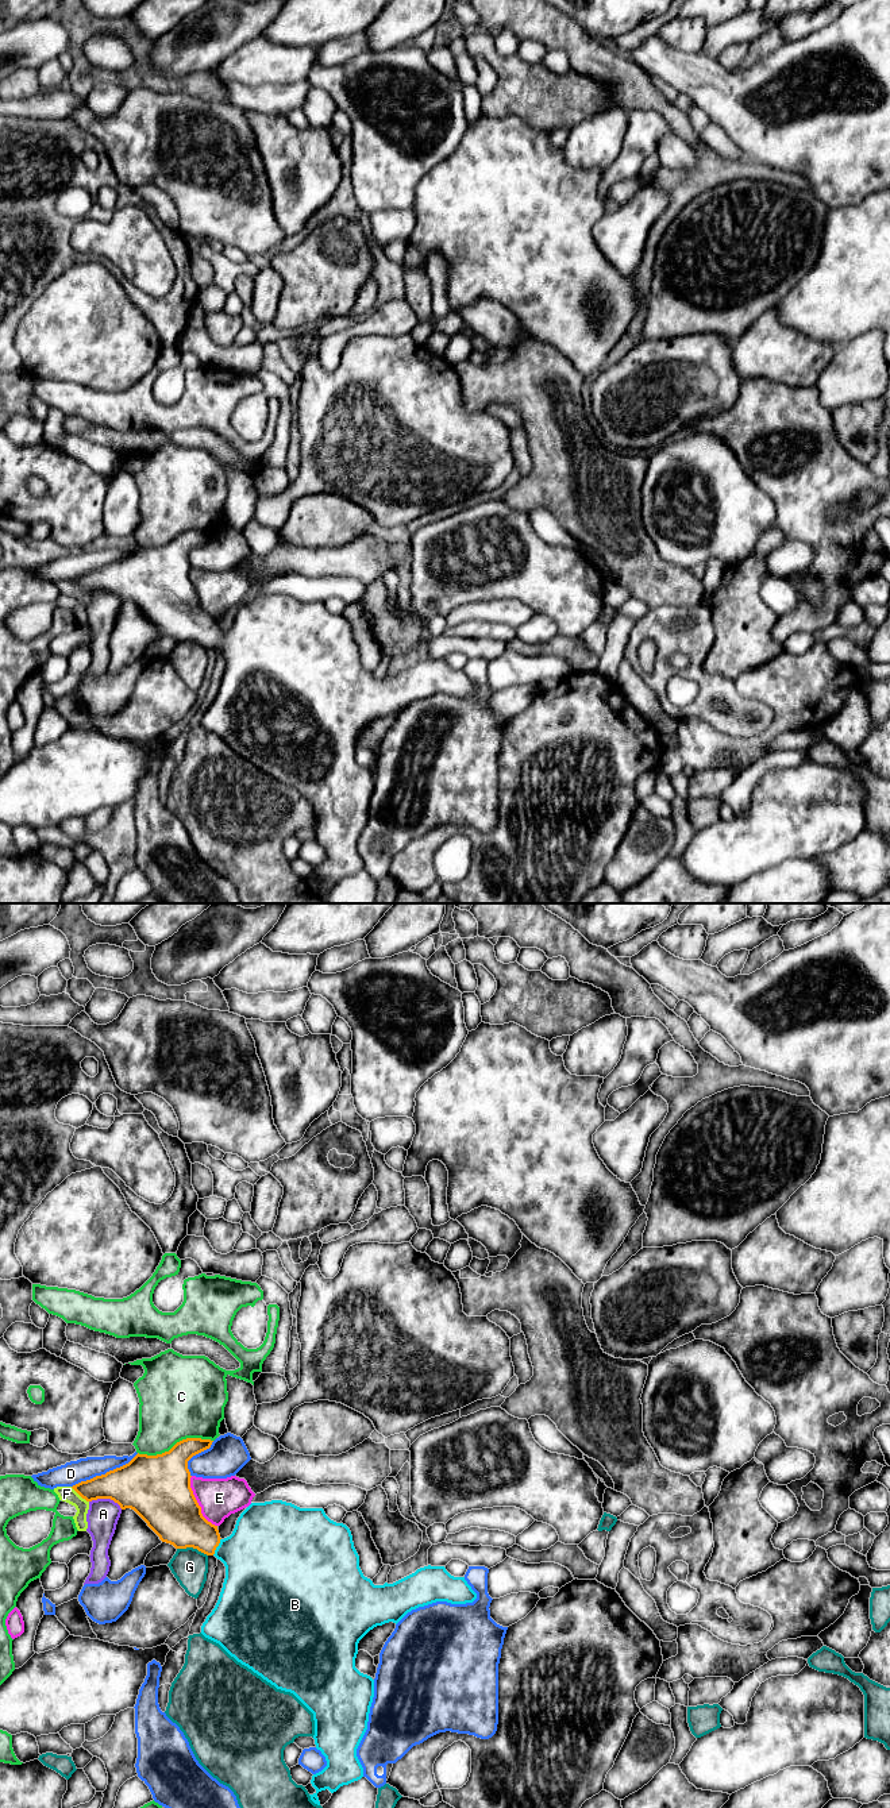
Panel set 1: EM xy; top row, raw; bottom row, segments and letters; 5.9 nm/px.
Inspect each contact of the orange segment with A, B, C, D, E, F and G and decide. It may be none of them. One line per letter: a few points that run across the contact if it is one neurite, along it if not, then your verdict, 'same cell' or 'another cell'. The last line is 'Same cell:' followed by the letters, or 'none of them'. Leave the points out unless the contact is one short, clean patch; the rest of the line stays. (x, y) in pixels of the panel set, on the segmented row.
A: another cell
B: line xy (181, 1523), (201, 1534), (216, 1546), (247, 1556), (257, 1556); same cell
C: another cell
D: another cell
E: another cell
F: another cell
G: another cell
Same cell: B

